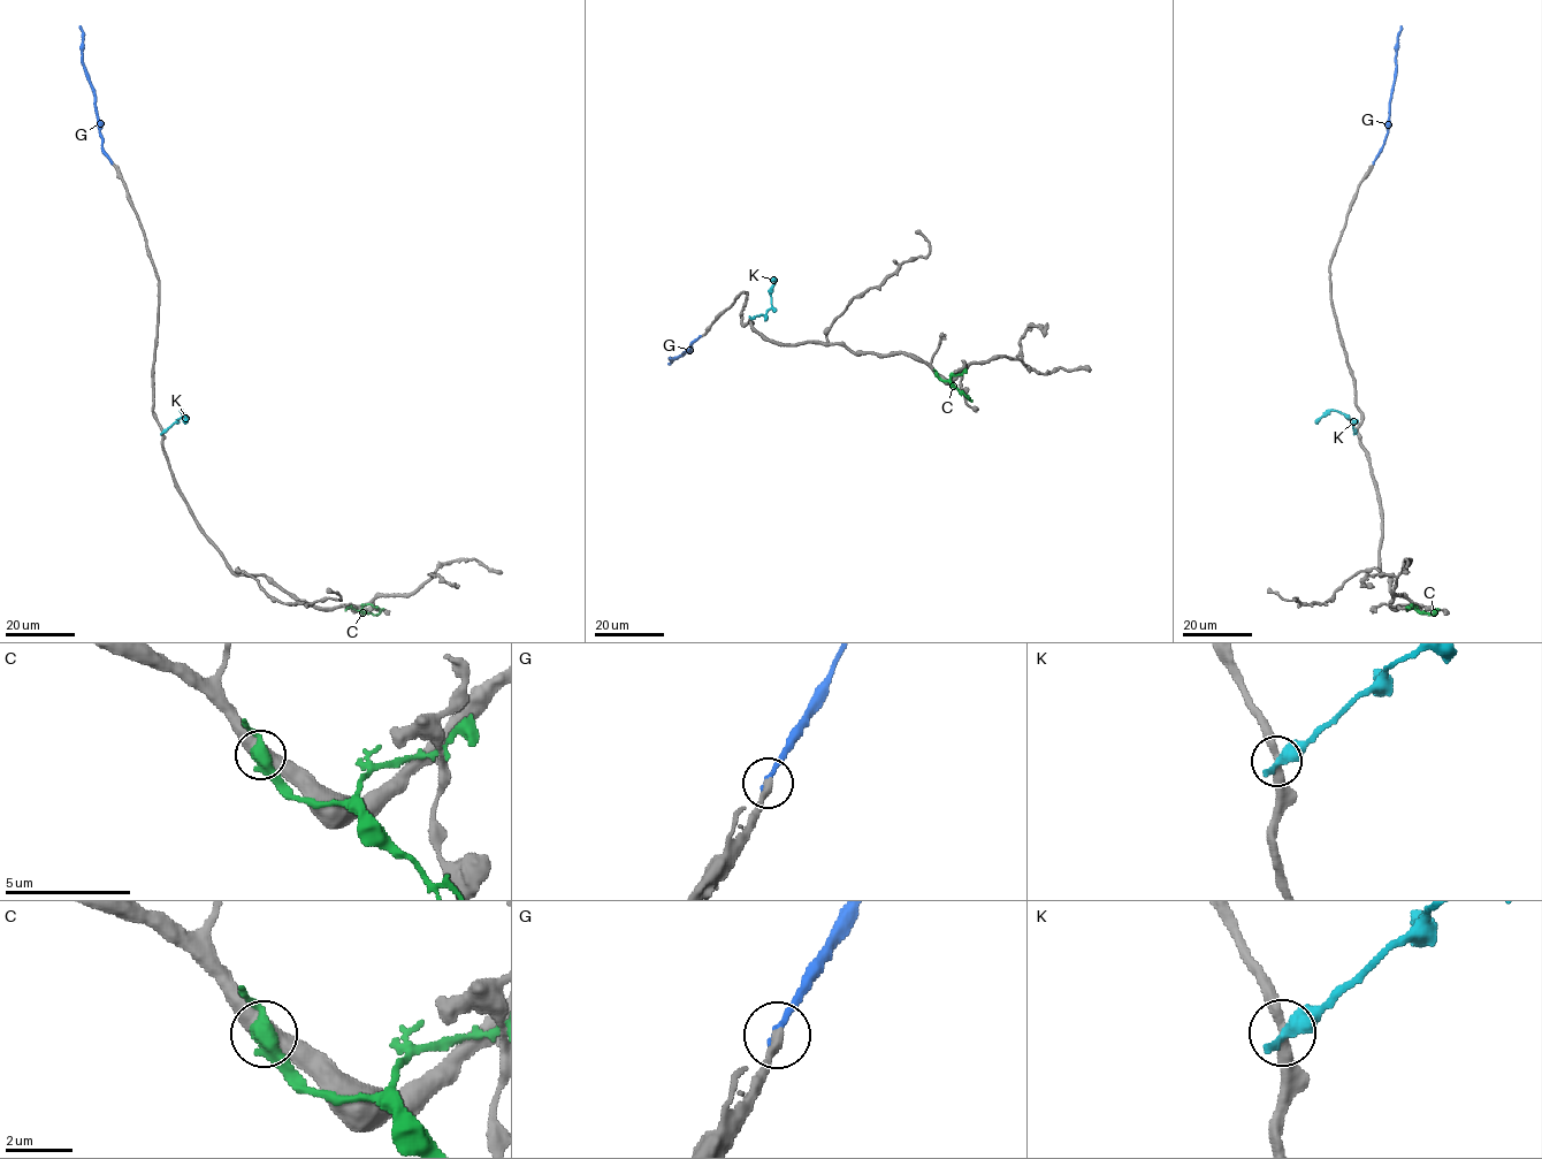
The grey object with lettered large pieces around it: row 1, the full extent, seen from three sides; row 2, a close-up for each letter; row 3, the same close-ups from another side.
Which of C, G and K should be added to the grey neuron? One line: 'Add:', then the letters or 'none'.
Add: G

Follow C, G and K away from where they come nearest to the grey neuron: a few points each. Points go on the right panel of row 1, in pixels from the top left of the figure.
C: (1411, 608), (1429, 615), (1437, 608)
G: (1374, 162), (1387, 134), (1397, 35), (1402, 25)
K: (1356, 432), (1352, 421), (1329, 410), (1315, 422)

